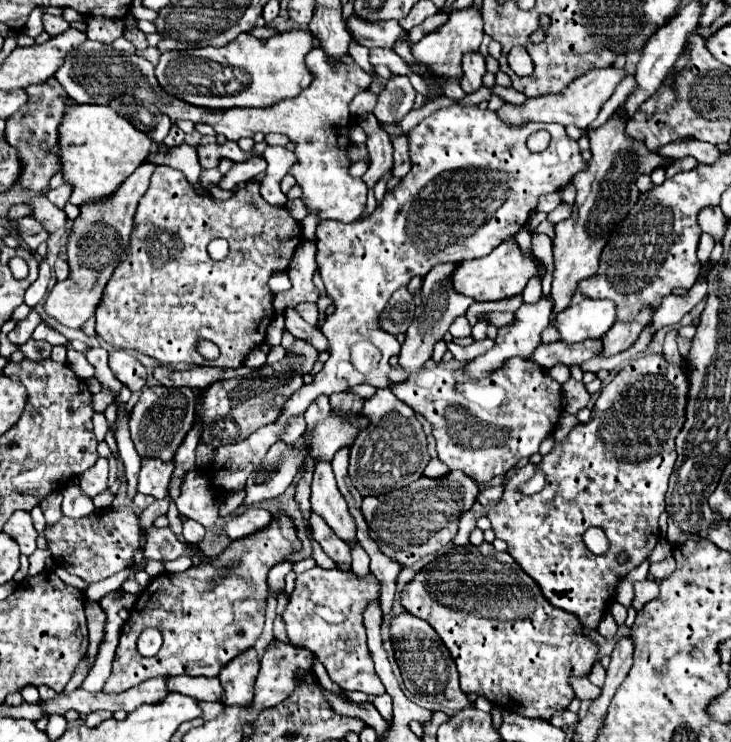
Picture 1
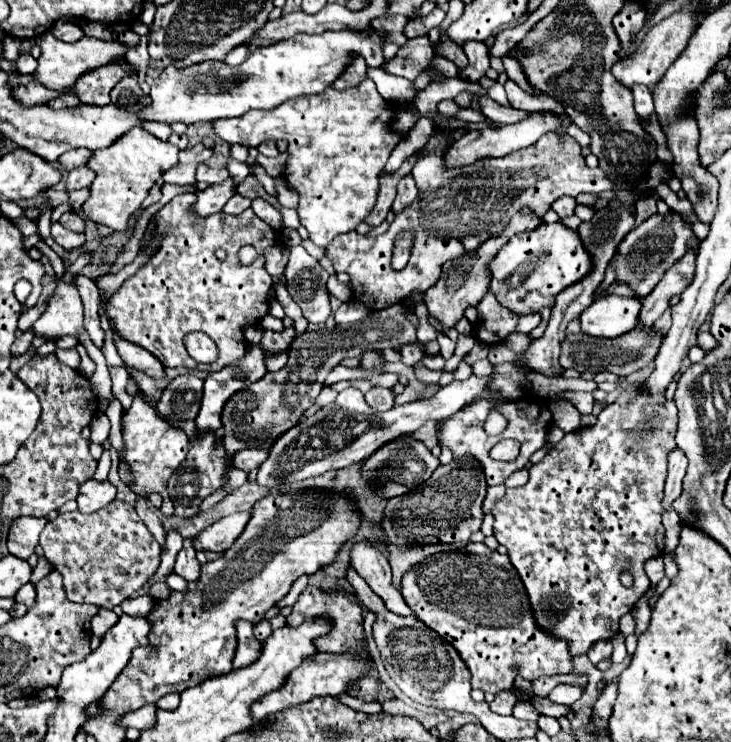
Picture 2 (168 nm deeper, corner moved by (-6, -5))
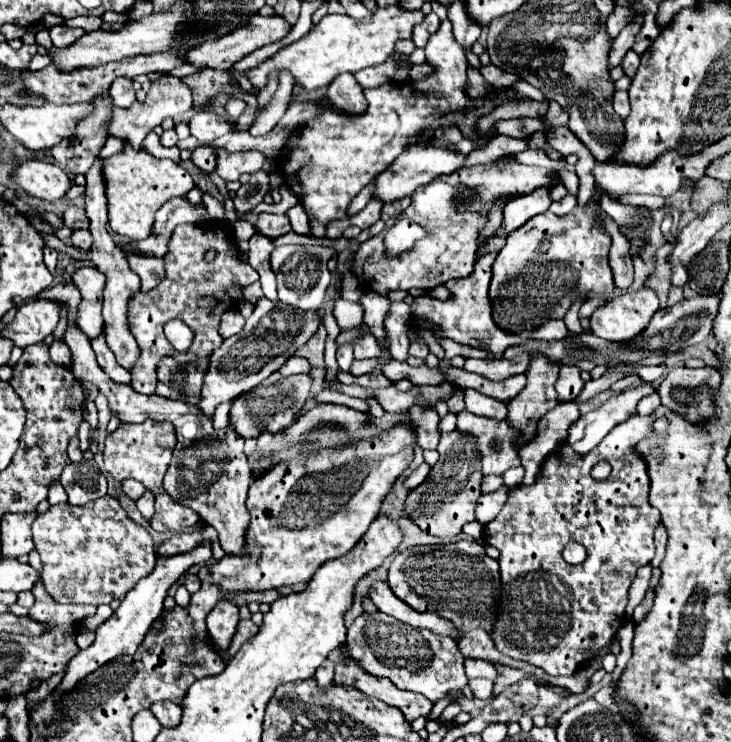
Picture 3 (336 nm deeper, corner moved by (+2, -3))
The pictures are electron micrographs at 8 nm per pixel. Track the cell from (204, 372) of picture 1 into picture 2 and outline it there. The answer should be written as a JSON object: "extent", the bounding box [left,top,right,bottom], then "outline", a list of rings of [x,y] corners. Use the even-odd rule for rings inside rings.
{"extent":[112,330,164,378],"outline":[[[112,330],[112,332],[114,332],[114,346],[116,346],[120,358],[124,360],[124,364],[128,368],[138,370],[150,378],[162,378],[164,376],[164,368],[156,356],[152,356],[148,350],[144,350],[138,344],[132,344],[128,340],[120,340],[120,336],[116,336],[116,330]]]}

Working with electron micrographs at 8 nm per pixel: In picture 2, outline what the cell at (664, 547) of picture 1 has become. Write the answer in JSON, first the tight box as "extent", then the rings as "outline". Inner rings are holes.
{"extent":[646,556,664,588],"outline":[[[662,556],[658,558],[650,558],[646,562],[646,574],[650,578],[650,586],[654,588],[662,578],[664,578],[664,564],[662,564]]]}

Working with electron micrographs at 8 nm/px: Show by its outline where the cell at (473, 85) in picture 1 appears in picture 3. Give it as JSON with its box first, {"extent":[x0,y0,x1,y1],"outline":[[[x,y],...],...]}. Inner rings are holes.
{"extent":[448,2,480,52],"outline":[[[454,2],[448,10],[448,18],[454,24],[456,42],[468,52],[480,36],[480,26],[476,22],[468,22],[468,14],[464,14],[464,2]]]}

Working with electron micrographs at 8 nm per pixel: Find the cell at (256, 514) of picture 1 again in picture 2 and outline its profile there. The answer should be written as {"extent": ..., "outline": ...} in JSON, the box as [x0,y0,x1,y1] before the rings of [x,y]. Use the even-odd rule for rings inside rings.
{"extent":[192,512,250,554],"outline":[[[238,512],[210,524],[206,530],[202,530],[198,536],[192,538],[194,550],[224,554],[232,546],[232,542],[240,536],[248,520],[250,520],[250,512]]]}

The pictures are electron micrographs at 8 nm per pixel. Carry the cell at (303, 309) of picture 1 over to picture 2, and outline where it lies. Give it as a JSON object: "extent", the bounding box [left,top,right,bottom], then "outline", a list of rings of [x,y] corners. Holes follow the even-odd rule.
{"extent":[284,246,330,324],"outline":[[[302,246],[290,250],[290,260],[284,270],[286,288],[292,300],[302,308],[302,314],[312,324],[322,324],[330,316],[330,298],[326,290],[328,272]]]}

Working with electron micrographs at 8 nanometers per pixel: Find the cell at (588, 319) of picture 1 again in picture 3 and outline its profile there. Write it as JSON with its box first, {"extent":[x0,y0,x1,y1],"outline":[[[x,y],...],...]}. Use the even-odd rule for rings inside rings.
{"extent":[590,290,658,342],"outline":[[[652,290],[626,292],[608,298],[604,306],[594,310],[590,316],[590,330],[604,340],[626,342],[644,330],[656,310],[658,298]]]}

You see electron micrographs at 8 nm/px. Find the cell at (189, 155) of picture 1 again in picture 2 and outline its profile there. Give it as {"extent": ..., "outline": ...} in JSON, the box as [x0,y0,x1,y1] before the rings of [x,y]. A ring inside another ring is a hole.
{"extent":[224,193,251,215],"outline":[[[236,193],[224,206],[224,213],[231,215],[238,215],[251,207],[251,199],[242,197]]]}

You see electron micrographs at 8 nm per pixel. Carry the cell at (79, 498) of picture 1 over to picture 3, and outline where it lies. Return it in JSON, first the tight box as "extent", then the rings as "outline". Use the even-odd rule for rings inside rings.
{"extent":[60,460,106,506],"outline":[[[94,460],[68,464],[60,476],[60,484],[68,494],[68,502],[74,506],[82,506],[106,496],[106,476]]]}

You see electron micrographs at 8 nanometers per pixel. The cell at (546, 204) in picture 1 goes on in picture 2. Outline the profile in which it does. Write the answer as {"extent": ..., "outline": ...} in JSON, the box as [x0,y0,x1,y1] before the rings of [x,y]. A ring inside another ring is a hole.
{"extent":[552,196,576,218],"outline":[[[562,196],[562,198],[558,198],[558,200],[552,204],[552,208],[556,210],[556,214],[558,214],[560,218],[566,218],[566,216],[572,216],[572,214],[574,214],[576,200],[574,200],[572,196]]]}

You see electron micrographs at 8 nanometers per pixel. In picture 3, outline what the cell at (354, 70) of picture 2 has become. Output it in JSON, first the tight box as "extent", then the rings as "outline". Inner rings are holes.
{"extent":[326,72,366,114],"outline":[[[346,72],[346,74],[340,74],[338,78],[334,78],[332,84],[328,86],[326,96],[330,98],[330,102],[336,108],[340,108],[344,112],[354,112],[354,114],[364,112],[364,106],[366,106],[364,94],[362,94],[362,88],[356,82],[354,74]]]}

